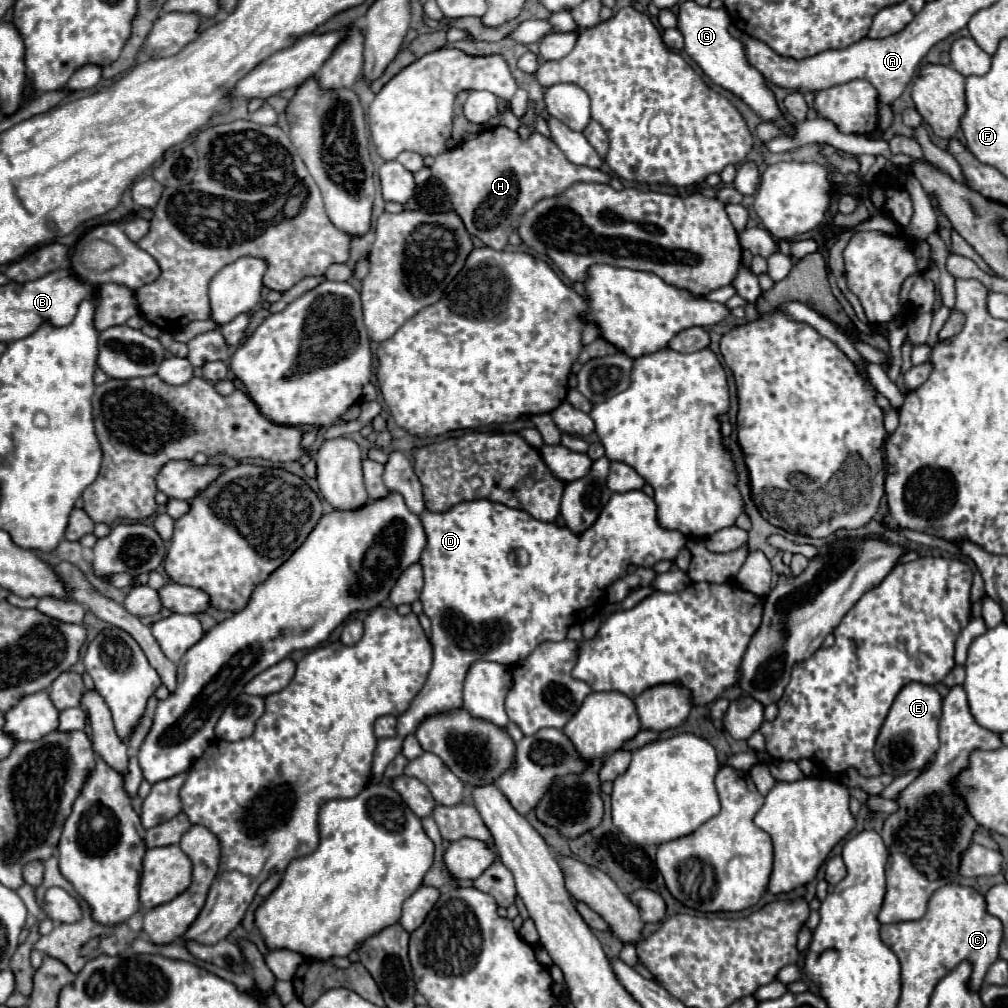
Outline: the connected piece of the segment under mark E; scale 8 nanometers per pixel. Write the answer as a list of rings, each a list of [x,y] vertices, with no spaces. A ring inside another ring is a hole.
[[[923,683],[905,685],[897,693],[875,743],[875,757],[883,765],[883,771],[891,775],[895,773],[903,775],[911,769],[923,767],[939,747],[937,737],[939,719],[941,719],[941,695],[937,693],[937,689]]]

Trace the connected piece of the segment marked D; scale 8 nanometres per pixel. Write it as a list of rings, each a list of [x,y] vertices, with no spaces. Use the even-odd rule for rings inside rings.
[[[643,491],[613,493],[597,521],[581,533],[573,533],[567,525],[559,527],[557,523],[533,519],[521,509],[511,509],[503,503],[493,503],[489,499],[457,503],[443,513],[433,513],[425,509],[421,513],[421,523],[427,533],[427,545],[419,559],[425,577],[421,603],[423,613],[431,619],[433,667],[429,671],[425,687],[419,691],[409,711],[397,719],[397,737],[381,739],[377,743],[371,769],[375,783],[381,783],[381,771],[385,771],[387,763],[393,761],[395,755],[401,751],[403,737],[413,733],[417,723],[421,723],[425,715],[449,711],[463,705],[461,689],[465,671],[471,667],[471,663],[475,663],[477,659],[485,659],[513,665],[527,657],[539,643],[565,639],[573,623],[595,613],[597,605],[605,599],[607,589],[617,579],[625,577],[629,565],[653,567],[661,559],[673,561],[687,541],[687,537],[679,531],[667,531],[657,525],[655,503]],[[515,549],[527,551],[529,561],[525,565],[511,563],[509,555]]]

